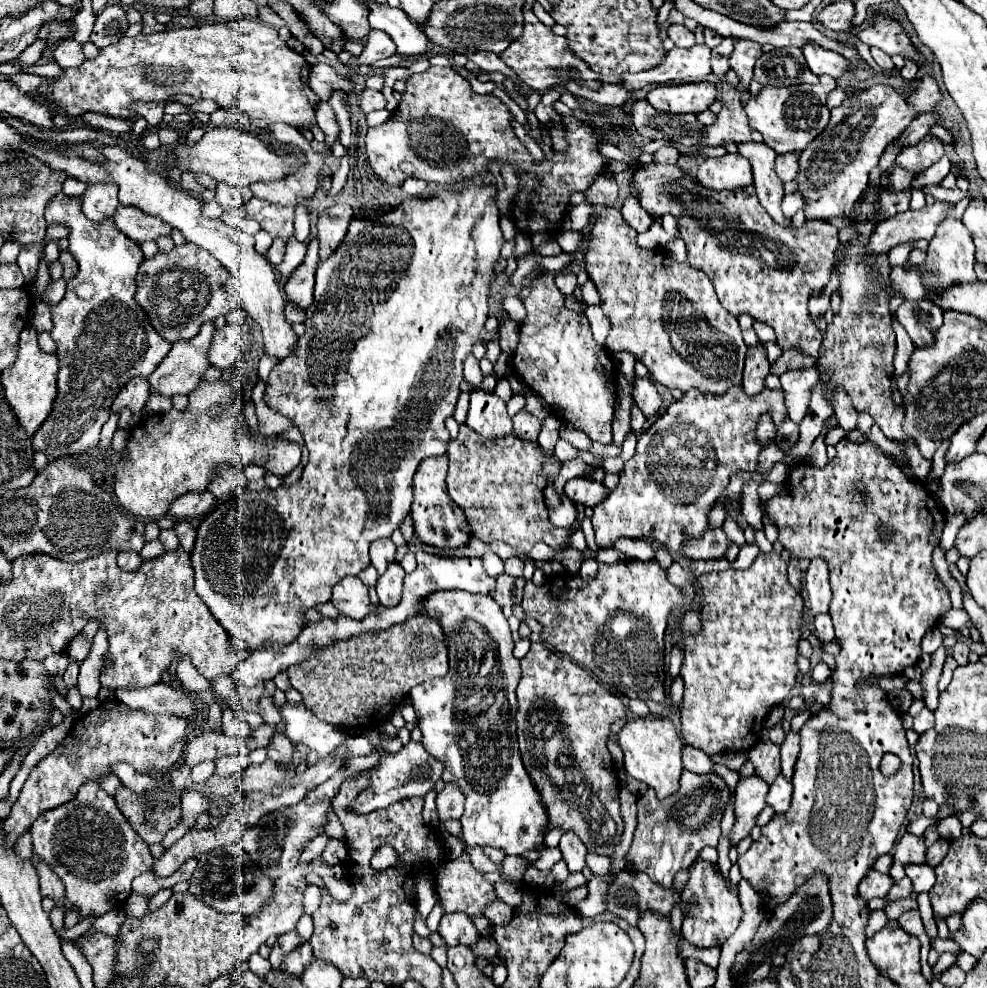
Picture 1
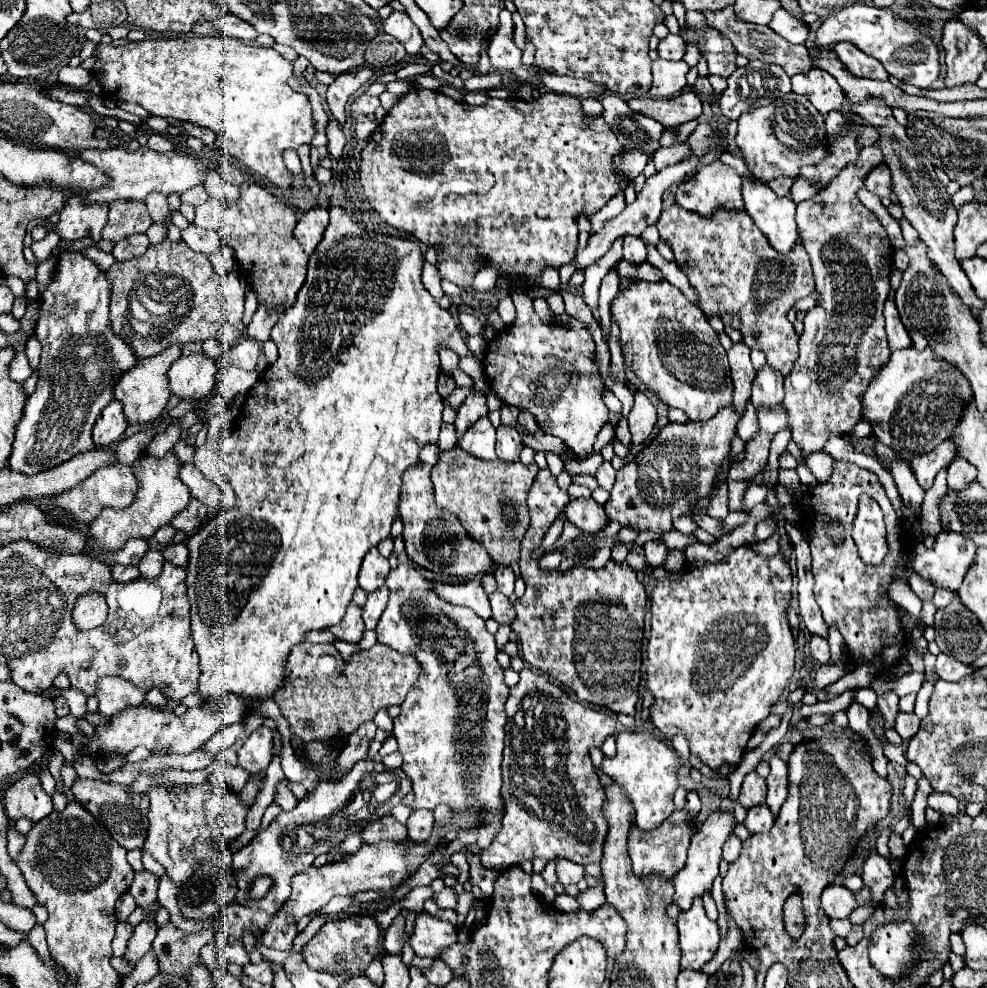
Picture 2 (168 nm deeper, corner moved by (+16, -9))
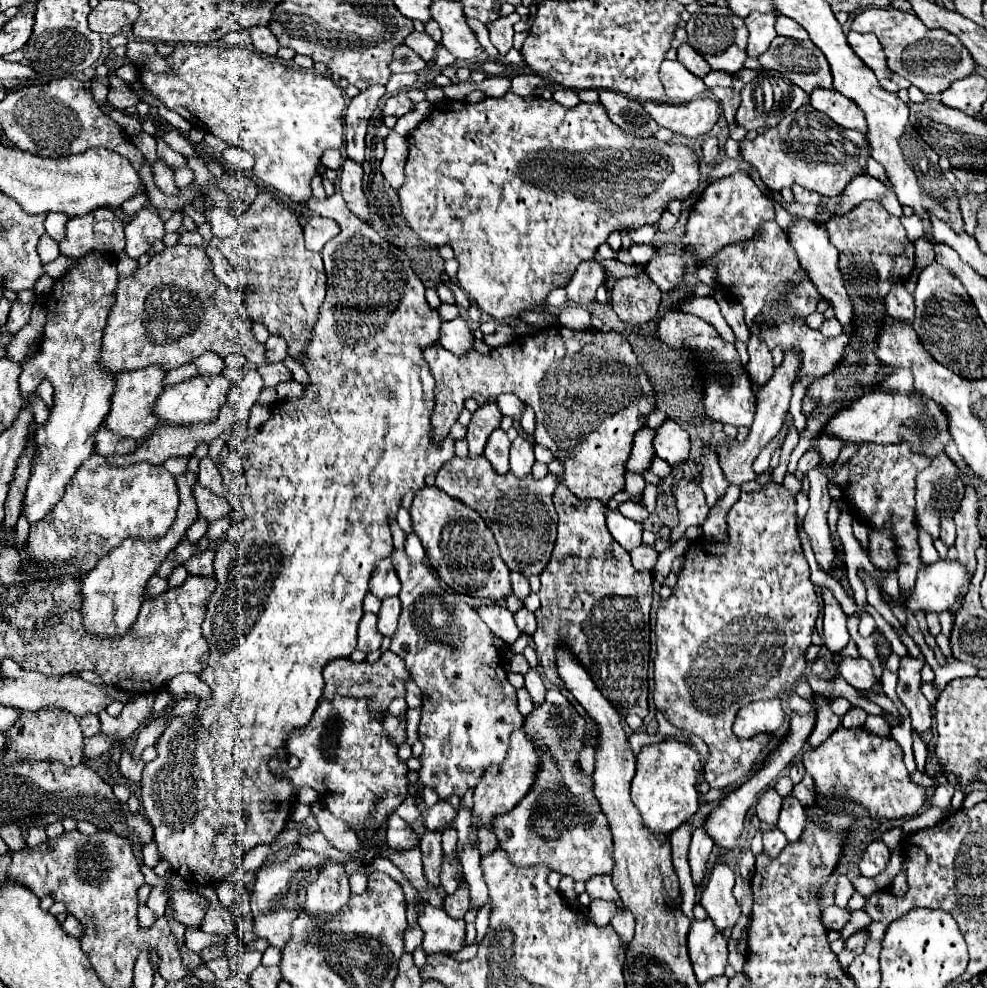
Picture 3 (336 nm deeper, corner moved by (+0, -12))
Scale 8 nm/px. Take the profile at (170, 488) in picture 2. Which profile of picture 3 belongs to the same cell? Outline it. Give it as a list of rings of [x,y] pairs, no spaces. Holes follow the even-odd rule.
[[[190,471],[176,477],[180,505],[178,505],[174,523],[170,525],[170,529],[162,537],[156,537],[152,541],[142,541],[138,537],[128,537],[116,549],[112,549],[108,555],[104,555],[96,563],[94,569],[90,569],[86,573],[86,577],[82,581],[82,595],[84,595],[82,615],[84,615],[84,627],[88,631],[92,631],[96,635],[116,637],[116,635],[124,635],[132,627],[132,623],[138,617],[138,609],[140,609],[140,601],[142,601],[144,585],[146,585],[148,577],[152,577],[156,573],[160,561],[168,555],[170,549],[174,549],[180,543],[186,529],[198,517],[194,493],[192,493],[196,481],[198,481],[196,475],[190,473]]]

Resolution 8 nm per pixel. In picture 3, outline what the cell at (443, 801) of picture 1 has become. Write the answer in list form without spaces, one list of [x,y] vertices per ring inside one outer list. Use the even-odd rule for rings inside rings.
[[[426,831],[420,839],[420,851],[422,851],[422,861],[424,861],[424,875],[432,885],[440,885],[438,881],[438,867],[442,859],[442,835],[440,831]]]

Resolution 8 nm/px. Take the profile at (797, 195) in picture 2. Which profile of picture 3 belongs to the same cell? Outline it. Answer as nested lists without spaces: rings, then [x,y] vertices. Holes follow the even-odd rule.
[[[816,87],[810,93],[810,103],[814,109],[826,113],[840,127],[854,129],[866,137],[868,127],[866,127],[866,119],[864,119],[862,109],[854,101],[850,101],[846,95],[842,95],[840,91]]]

